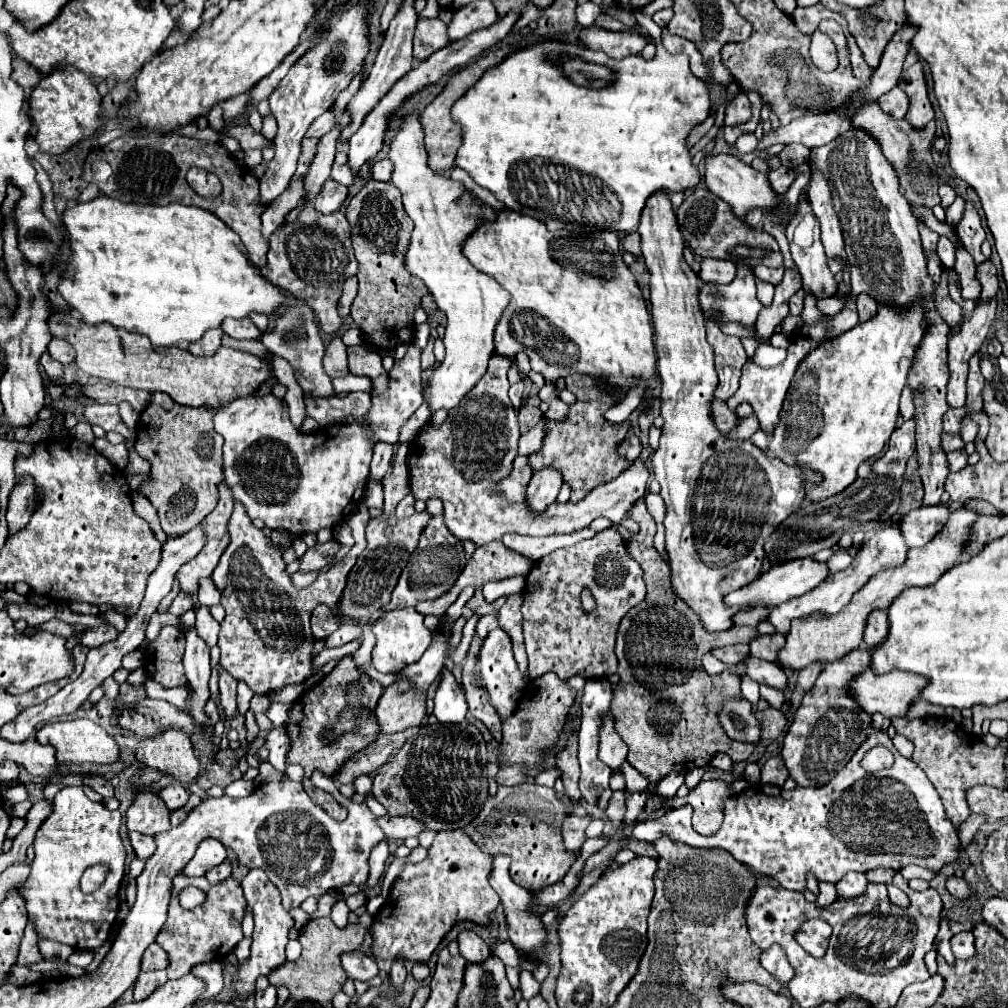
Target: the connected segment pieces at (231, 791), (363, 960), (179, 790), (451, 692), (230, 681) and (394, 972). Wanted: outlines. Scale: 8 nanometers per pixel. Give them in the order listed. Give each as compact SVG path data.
M239 779L235 783L231 783L227 789L225 789L225 795L229 797L249 797L255 789L255 783L253 781L245 781L245 779Z
M359 951L343 953L341 965L351 979L359 979L359 981L369 981L371 977L375 977L379 973L377 963L371 957L367 957L365 953L359 953Z
M167 787L161 791L161 799L165 801L165 805L175 811L175 809L183 809L189 801L189 791L183 789L183 787Z
M447 669L443 671L443 679L437 687L433 713L439 723L463 723L465 721L465 713L467 713L465 693L457 685L451 671Z
M219 667L219 701L225 709L227 721L235 719L235 715L237 715L235 689L237 689L237 679L231 677L227 671L223 671L223 667Z
M393 963L393 967L391 967L391 973L389 973L389 977L391 977L391 983L397 987L397 989L401 989L403 987L403 983L405 983L405 975L407 975L407 969L405 969L405 965L403 963Z

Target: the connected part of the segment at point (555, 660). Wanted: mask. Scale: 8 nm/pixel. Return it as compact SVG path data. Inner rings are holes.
M613 527L597 533L593 539L555 549L539 559L527 575L521 603L529 677L537 679L549 671L557 673L559 679L569 679L573 675L603 679L613 675L617 671L613 647L619 621L631 607L641 603L645 591L643 569L627 555L625 541ZM583 589L591 589L595 597L597 609L591 613L581 609Z

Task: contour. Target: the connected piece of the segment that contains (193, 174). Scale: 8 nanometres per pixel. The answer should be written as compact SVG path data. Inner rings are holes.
M191 167L187 173L187 183L195 189L195 193L199 193L201 197L217 197L221 193L221 181L217 175L205 171L205 169L197 169Z

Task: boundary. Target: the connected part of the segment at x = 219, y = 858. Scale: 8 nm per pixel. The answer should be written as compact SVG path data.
M205 839L197 847L193 859L187 863L185 875L189 875L189 877L201 877L211 867L221 865L225 859L227 859L227 849L223 847L223 843L219 843L217 839Z

